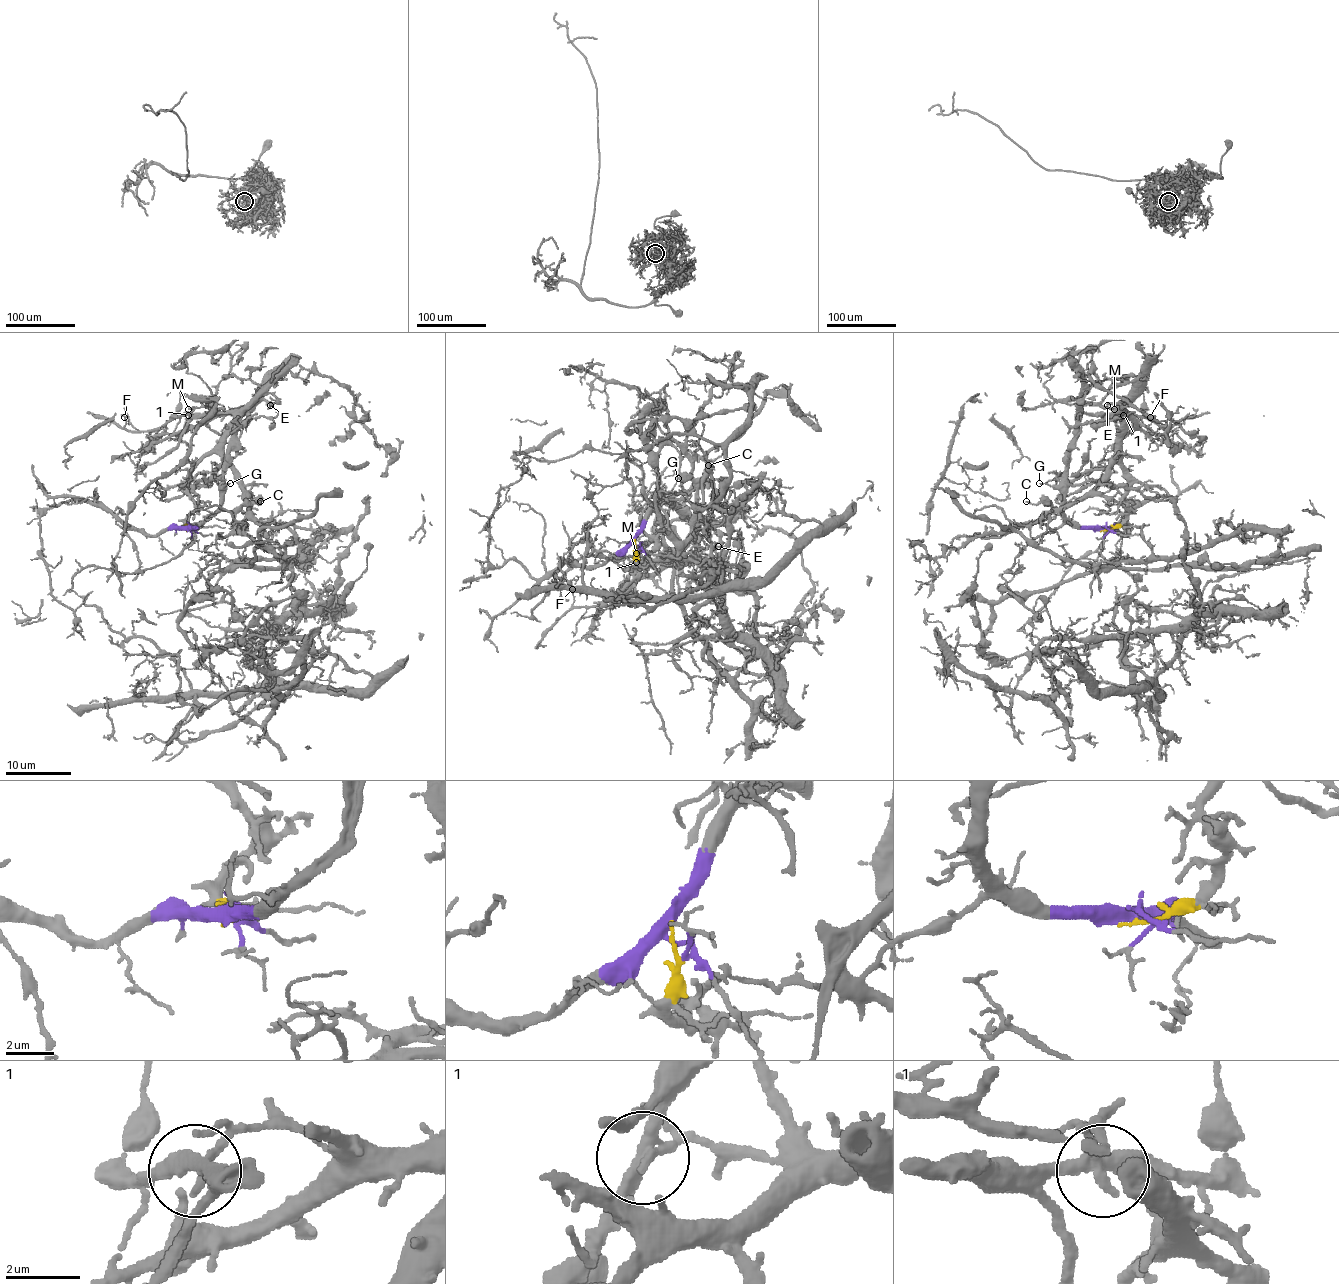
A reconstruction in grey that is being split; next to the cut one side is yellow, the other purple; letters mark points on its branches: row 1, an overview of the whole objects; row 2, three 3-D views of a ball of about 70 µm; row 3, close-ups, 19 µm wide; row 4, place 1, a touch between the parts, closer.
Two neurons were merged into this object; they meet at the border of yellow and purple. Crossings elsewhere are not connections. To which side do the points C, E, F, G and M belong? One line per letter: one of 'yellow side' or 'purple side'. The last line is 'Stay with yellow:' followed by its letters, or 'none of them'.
C: purple side
E: yellow side
F: purple side
G: purple side
M: yellow side
Stay with yellow: E, M

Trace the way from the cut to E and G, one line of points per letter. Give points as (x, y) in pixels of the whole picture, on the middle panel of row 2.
E: (634, 539), (634, 564), (640, 567), (642, 562), (637, 565), (645, 561), (709, 564), (721, 552), (717, 546)
G: (634, 539), (649, 513), (668, 500), (678, 479)

